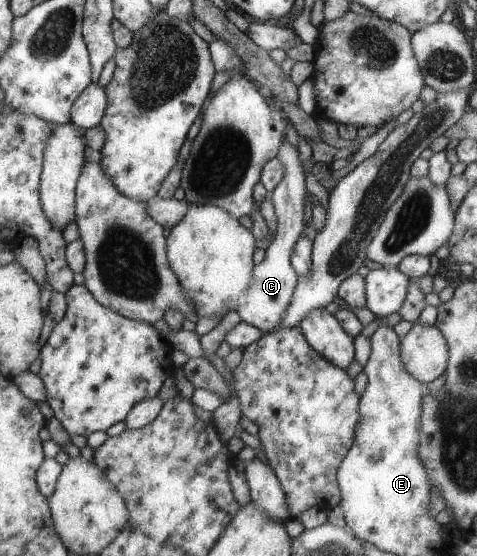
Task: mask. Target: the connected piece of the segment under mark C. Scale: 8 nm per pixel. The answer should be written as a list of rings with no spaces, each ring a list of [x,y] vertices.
[[[283,138],[277,149],[276,157],[284,166],[283,178],[269,193],[276,216],[276,232],[264,250],[263,261],[252,268],[251,280],[245,291],[242,304],[235,310],[243,322],[253,325],[263,333],[278,326],[280,318],[291,300],[298,275],[293,270],[289,257],[296,236],[303,232],[303,220],[305,220],[303,218],[305,216],[305,210],[303,210],[303,197],[306,192],[305,177],[300,165],[298,150],[293,148],[291,144],[287,144]]]

